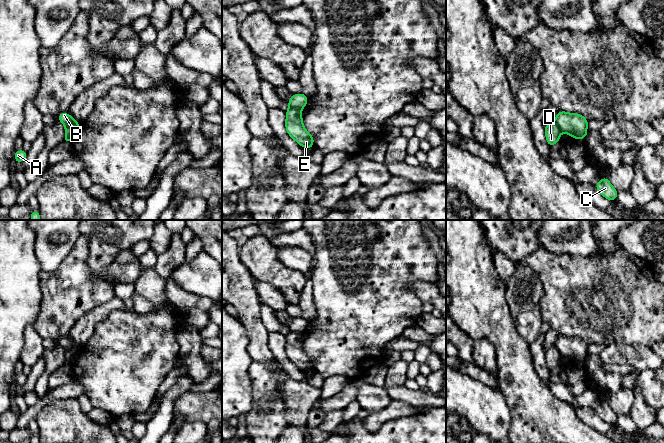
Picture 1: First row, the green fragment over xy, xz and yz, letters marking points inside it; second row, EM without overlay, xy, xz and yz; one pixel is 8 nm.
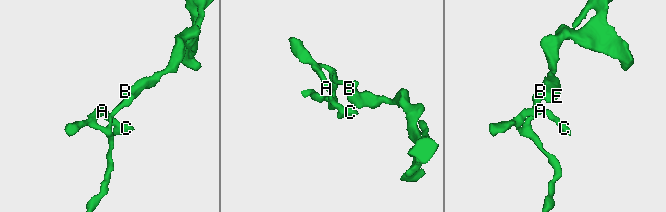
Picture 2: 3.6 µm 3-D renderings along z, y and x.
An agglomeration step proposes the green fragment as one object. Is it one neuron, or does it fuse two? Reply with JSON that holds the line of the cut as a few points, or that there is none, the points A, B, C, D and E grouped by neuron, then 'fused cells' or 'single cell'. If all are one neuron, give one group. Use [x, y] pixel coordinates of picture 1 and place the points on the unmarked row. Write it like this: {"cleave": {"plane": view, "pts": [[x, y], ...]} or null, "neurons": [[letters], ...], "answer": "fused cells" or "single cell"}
{"cleave": {"plane": "xz", "pts": [[289, 330], [301, 333]]}, "neurons": [["A", "C", "D"], ["B", "E"]], "answer": "fused cells"}

